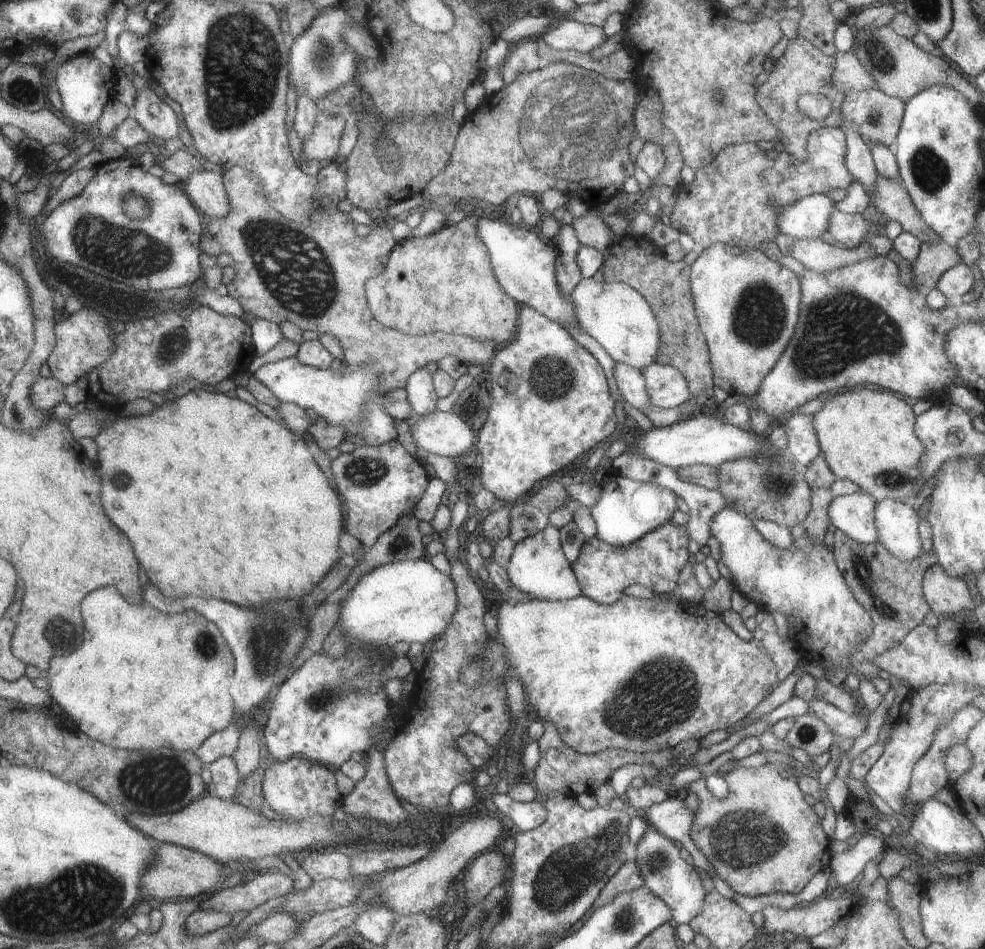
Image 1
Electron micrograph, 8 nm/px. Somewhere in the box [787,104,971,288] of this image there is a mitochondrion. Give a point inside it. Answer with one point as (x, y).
(930, 173)

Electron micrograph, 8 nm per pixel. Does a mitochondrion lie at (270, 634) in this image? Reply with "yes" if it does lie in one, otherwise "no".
yes

